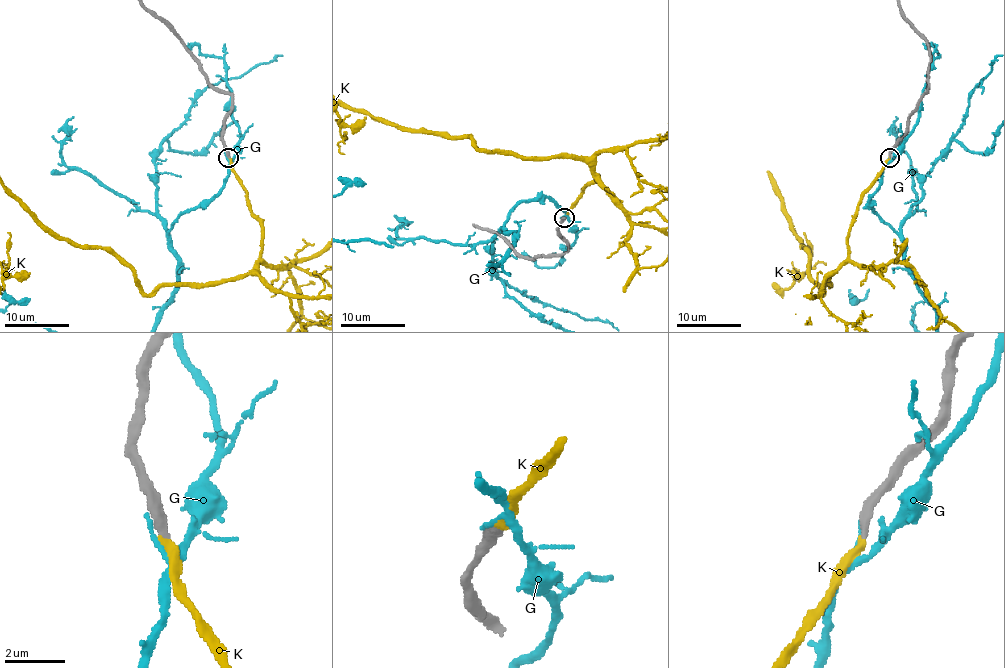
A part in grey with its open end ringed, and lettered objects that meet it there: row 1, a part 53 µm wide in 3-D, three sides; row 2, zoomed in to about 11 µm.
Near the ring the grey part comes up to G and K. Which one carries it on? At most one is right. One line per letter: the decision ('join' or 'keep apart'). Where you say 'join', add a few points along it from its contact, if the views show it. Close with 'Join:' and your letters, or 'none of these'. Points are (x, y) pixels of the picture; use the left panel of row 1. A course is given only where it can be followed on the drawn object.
G: keep apart
K: join
Join: K

